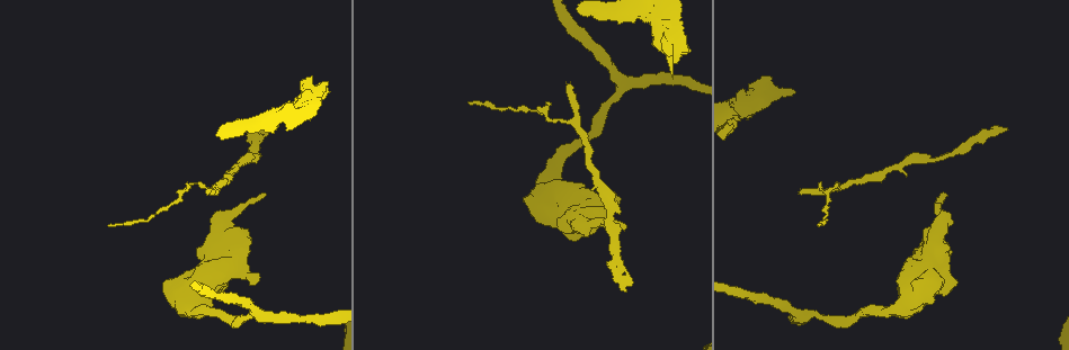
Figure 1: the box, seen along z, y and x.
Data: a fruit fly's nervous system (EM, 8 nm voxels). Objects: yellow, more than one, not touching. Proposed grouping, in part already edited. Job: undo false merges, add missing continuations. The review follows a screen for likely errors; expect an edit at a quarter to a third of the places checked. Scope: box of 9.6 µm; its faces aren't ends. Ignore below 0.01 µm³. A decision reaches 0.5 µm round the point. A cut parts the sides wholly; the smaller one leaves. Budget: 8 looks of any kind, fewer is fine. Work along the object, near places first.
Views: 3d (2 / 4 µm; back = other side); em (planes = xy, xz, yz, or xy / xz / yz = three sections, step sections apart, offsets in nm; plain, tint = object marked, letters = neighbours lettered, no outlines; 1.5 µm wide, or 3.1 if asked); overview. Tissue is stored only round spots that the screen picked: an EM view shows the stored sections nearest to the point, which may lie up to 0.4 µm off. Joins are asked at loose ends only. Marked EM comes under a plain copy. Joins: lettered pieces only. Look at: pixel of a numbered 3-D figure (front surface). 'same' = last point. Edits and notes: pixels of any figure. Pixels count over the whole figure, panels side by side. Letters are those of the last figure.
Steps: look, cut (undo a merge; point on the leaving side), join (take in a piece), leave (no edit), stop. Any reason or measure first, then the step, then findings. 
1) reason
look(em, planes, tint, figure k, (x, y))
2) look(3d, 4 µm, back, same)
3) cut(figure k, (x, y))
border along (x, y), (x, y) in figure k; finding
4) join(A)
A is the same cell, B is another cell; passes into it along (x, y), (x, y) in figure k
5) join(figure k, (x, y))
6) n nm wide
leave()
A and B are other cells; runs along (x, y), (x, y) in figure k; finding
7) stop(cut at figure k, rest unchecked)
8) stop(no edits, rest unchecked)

tapers out
look(3d, 4 µm, figure 1, (800, 192))

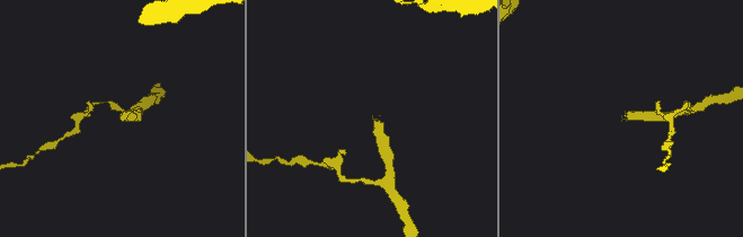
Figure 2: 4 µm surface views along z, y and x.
look(em, xz, step 8, tint, figure 2, (123, 112))

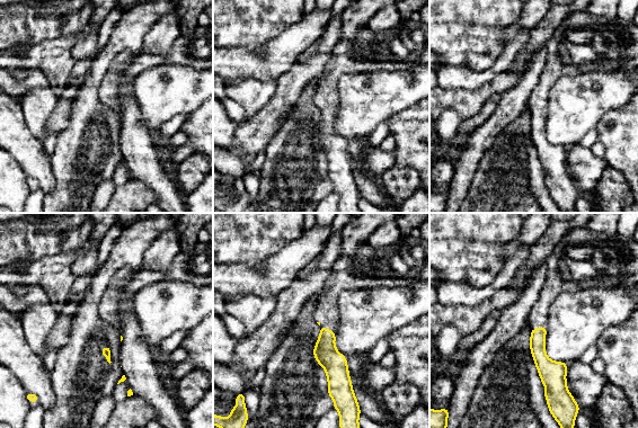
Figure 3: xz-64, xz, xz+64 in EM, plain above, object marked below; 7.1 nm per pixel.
cut it another way
look(em, planes, letters, same)

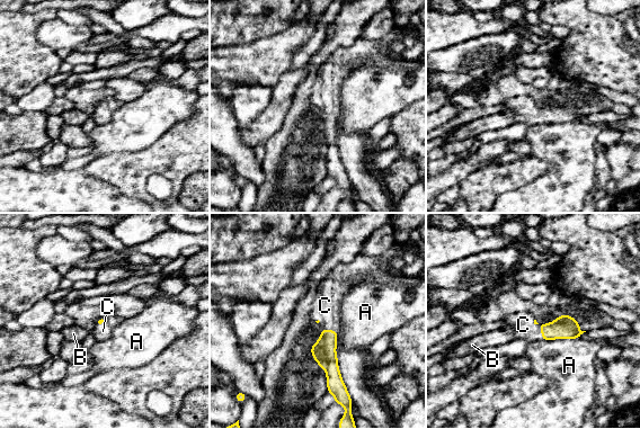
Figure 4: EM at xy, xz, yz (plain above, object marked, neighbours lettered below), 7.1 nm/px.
join(C)
C is the same cell, A and B are other cells; passes into it along (563, 327), (541, 329), (523, 324) in figure 4; the cell continues

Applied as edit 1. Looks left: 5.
sharp bend
look(3d, 2 µm, back, figure 1, (801, 317))

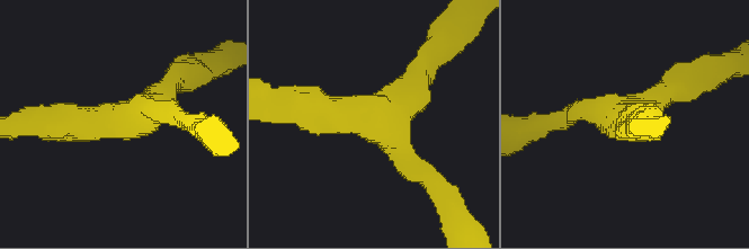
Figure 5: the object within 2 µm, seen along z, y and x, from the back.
need the tissue
look(em, yz, step 4, tint, figure 5, (140, 115))

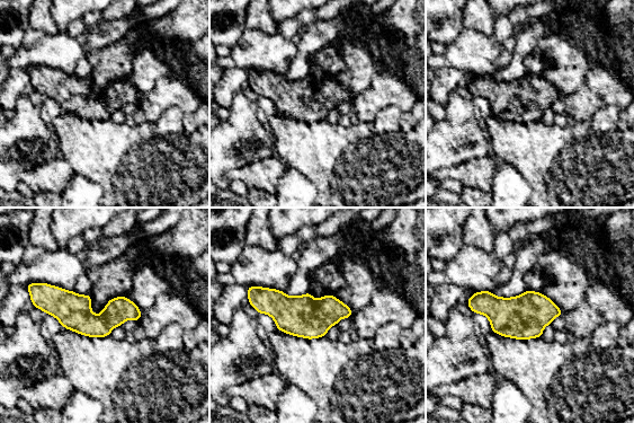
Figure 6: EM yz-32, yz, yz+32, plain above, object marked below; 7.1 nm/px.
look(em, yz, step 4, letters, same)

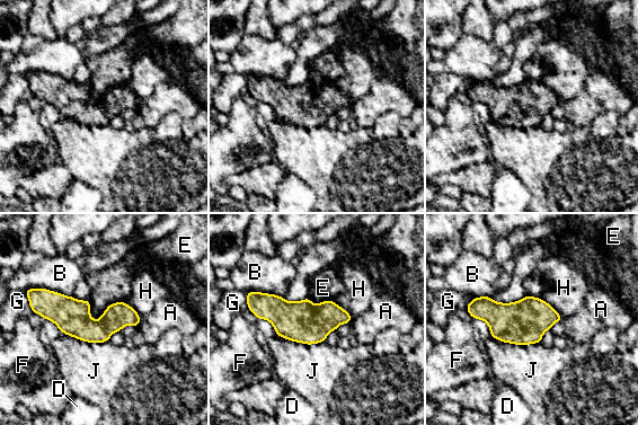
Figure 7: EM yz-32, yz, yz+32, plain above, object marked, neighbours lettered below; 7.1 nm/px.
leave()
A, B, D, E, F, G, H and J are other cells; border along (122, 301), (97, 319), (89, 316) in figure 7; all the same cell

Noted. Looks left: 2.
a narrow waist
look(em, planes, letters, figure 1, (935, 158))

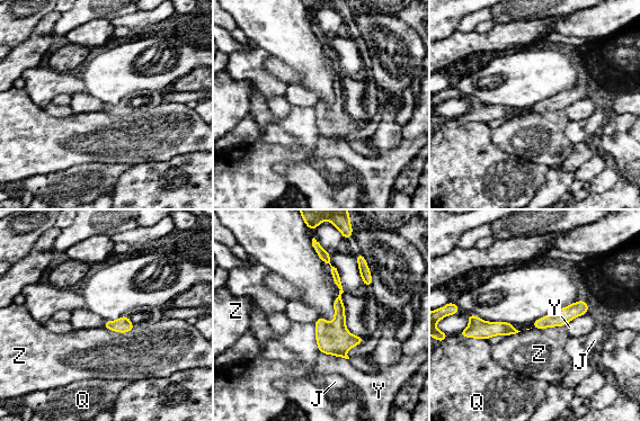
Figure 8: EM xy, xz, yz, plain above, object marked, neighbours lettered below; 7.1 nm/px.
leave()
J, Q, Y and Z are other cells; runs along (319, 250), (340, 287), (343, 354) in figure 8; one cell here

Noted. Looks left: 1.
stop(join at figure 4, rest unchecked)

